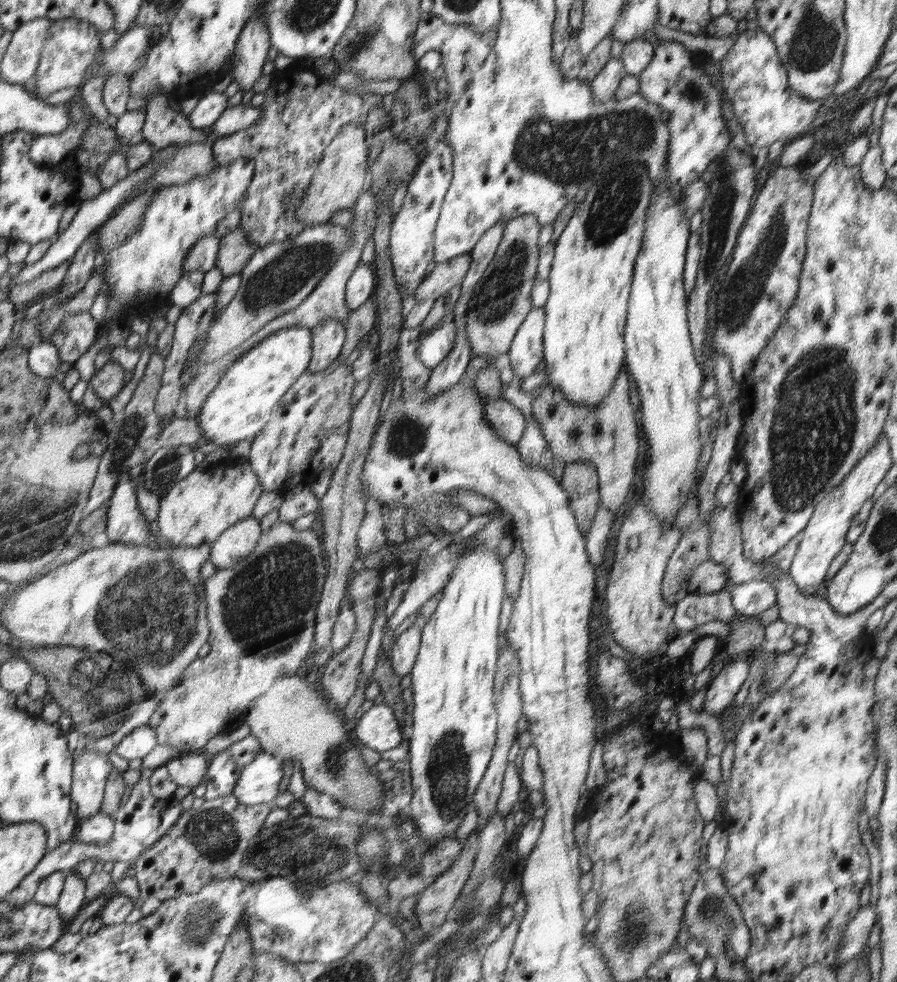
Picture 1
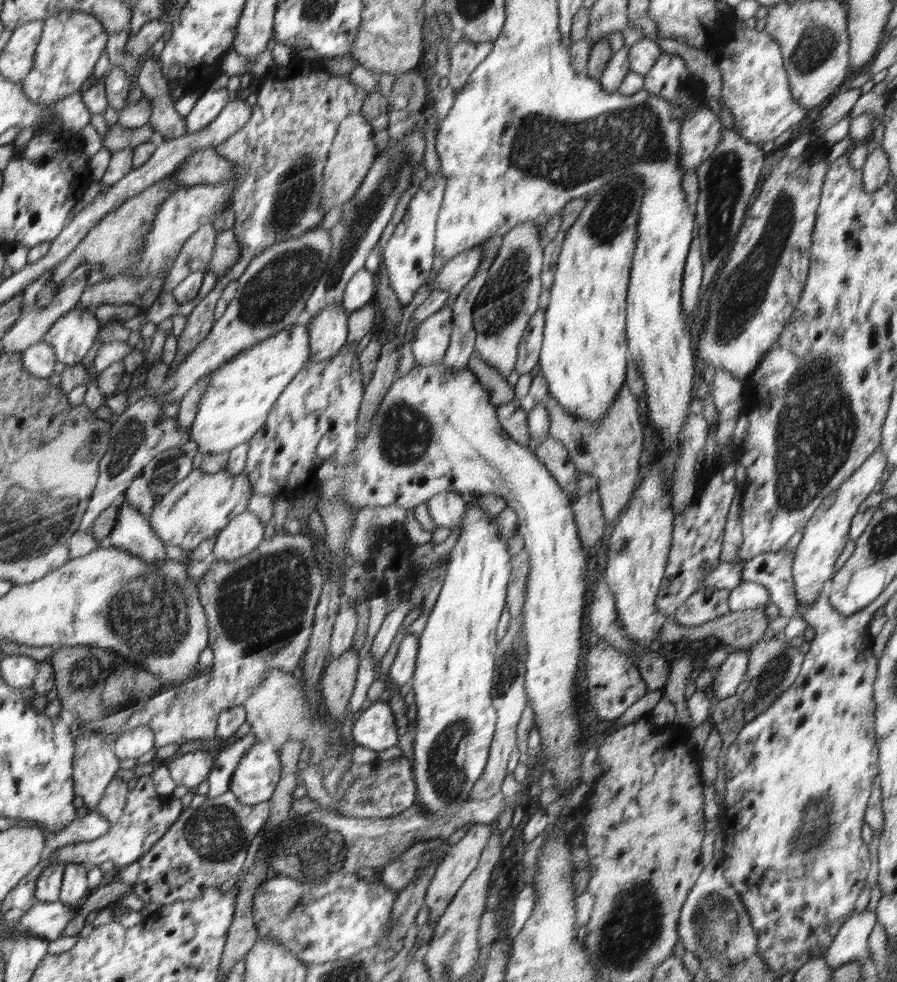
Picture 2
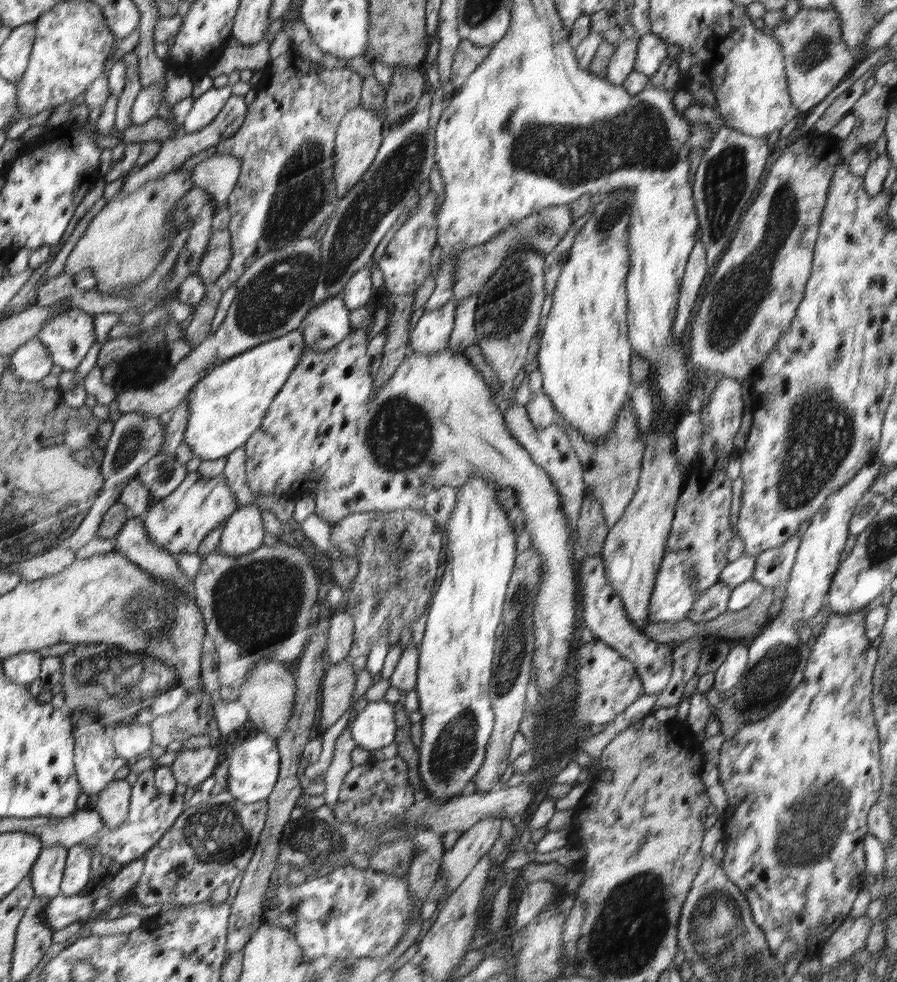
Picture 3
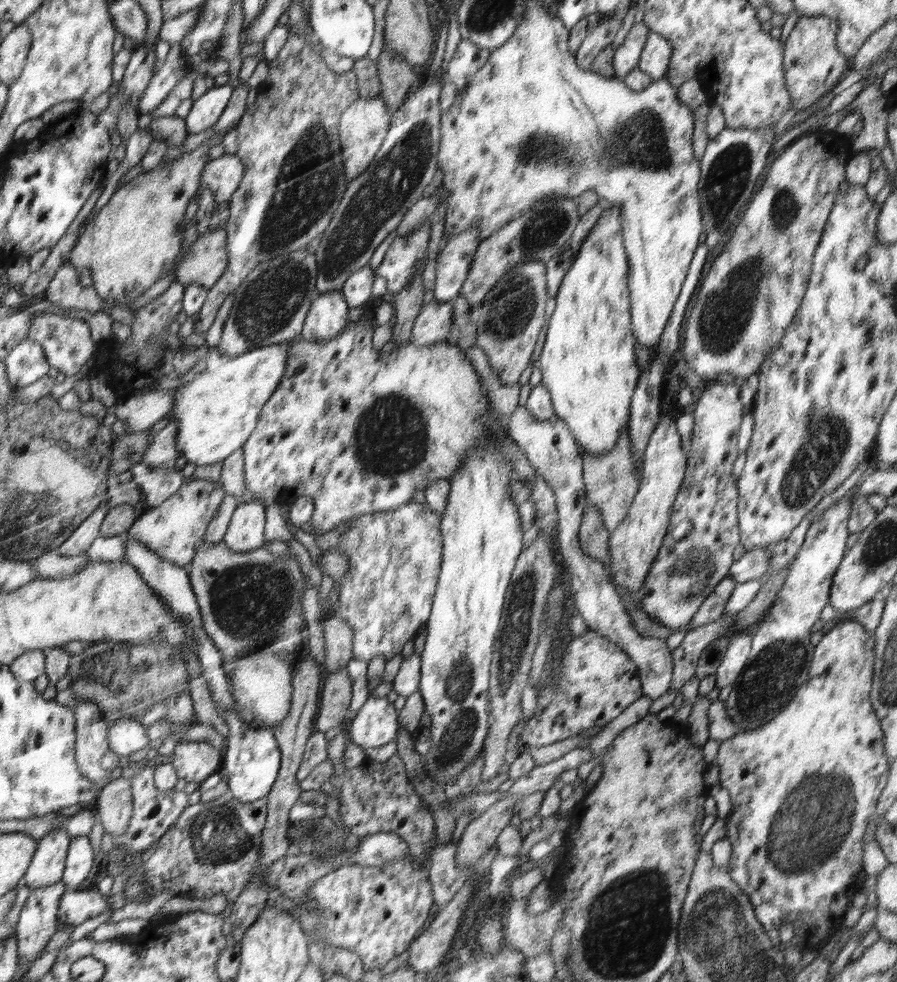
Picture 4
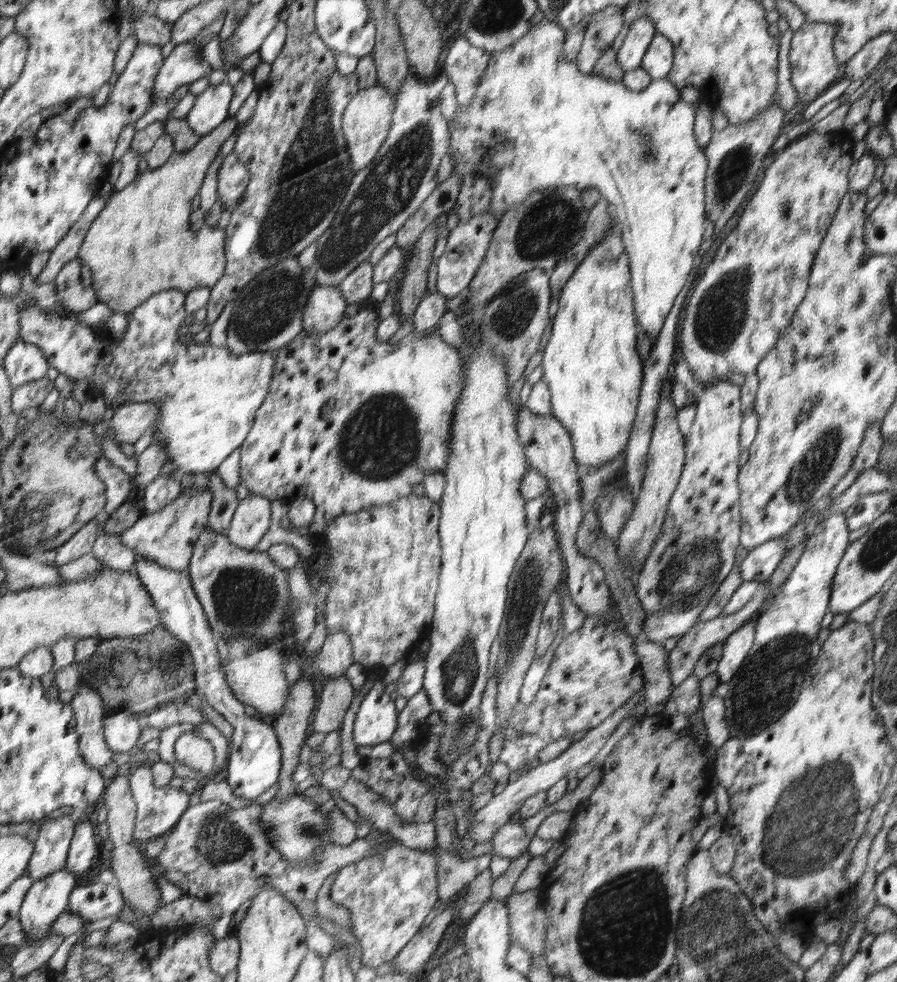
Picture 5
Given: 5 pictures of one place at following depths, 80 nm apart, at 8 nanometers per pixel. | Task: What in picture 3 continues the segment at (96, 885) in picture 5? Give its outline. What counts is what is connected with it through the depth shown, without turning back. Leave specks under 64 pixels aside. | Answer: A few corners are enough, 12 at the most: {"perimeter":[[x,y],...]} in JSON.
{"perimeter":[[59,891],[45,904],[53,932],[84,923],[92,912],[91,894]]}

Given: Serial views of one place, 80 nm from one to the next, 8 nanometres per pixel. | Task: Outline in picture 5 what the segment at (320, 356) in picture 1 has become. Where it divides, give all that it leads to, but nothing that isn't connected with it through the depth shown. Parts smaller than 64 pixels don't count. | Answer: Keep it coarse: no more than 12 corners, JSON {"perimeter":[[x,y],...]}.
{"perimeter":[[338,287],[310,291],[306,332],[328,332],[345,318]]}

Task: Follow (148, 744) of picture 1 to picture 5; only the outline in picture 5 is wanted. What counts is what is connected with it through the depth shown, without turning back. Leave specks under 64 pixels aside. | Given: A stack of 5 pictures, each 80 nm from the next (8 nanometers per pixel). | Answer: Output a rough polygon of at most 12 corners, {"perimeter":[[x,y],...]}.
{"perimeter":[[109,715],[106,744],[113,752],[136,746],[140,724],[136,716]]}

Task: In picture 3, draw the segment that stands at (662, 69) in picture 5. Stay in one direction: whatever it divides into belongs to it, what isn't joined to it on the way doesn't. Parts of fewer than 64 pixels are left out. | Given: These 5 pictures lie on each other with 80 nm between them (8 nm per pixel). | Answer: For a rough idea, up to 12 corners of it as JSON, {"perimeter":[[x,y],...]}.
{"perimeter":[[650,32],[642,36],[634,71],[652,76],[669,58],[667,43]]}

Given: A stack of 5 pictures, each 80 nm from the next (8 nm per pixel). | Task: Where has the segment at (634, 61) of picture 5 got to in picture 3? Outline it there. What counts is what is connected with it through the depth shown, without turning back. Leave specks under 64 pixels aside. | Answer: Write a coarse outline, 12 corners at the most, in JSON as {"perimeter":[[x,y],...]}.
{"perimeter":[[642,34],[621,41],[610,57],[606,80],[620,86],[634,71]]}

